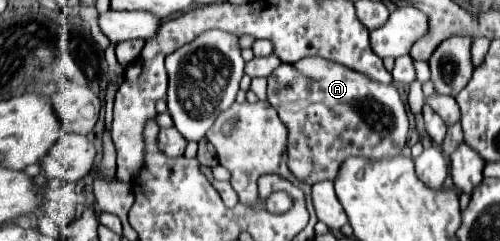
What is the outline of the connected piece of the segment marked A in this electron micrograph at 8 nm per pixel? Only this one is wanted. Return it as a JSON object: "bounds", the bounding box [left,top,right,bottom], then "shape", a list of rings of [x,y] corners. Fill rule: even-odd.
{"bounds":[267,56,409,186],"shape":[[[309,56],[295,64],[281,64],[277,70],[269,74],[267,100],[277,110],[281,122],[287,126],[287,166],[293,176],[309,186],[331,180],[339,176],[343,162],[349,156],[361,156],[369,160],[389,160],[403,152],[409,132],[409,118],[405,112],[405,104],[393,84],[383,84],[371,80],[369,76],[345,68],[337,62]]]}

